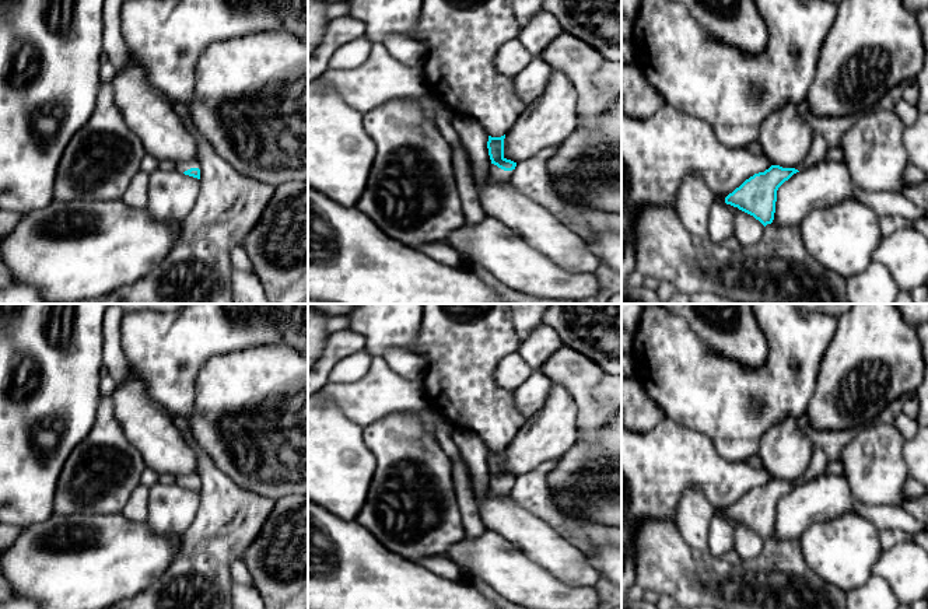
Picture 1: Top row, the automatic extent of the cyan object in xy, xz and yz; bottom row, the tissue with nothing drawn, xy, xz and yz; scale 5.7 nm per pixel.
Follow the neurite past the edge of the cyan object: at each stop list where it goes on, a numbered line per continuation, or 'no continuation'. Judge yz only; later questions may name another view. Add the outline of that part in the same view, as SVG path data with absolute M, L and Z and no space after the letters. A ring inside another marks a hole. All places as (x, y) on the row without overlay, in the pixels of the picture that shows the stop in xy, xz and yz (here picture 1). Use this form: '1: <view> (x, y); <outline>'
1: yz (818, 464); M815 448L810 463L806 472L795 480L798 484L805 484L824 473L827 466L827 456L822 448Z

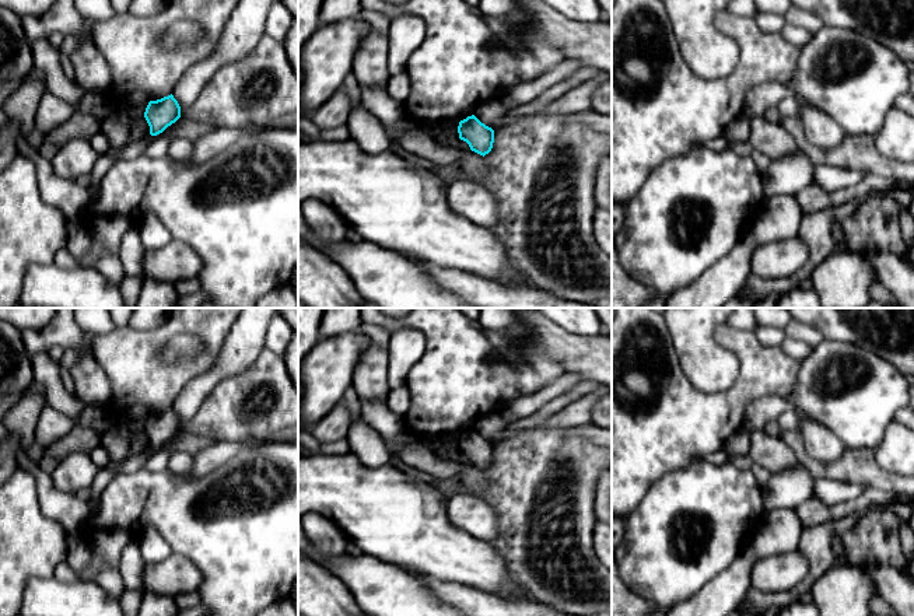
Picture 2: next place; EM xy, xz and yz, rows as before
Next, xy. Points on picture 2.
no continuation

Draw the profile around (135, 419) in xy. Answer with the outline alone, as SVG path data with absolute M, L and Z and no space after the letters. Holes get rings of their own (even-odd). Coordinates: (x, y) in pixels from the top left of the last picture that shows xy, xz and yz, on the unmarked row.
M133 406L127 413L122 414L119 424L130 431L144 430L148 416L143 406Z

